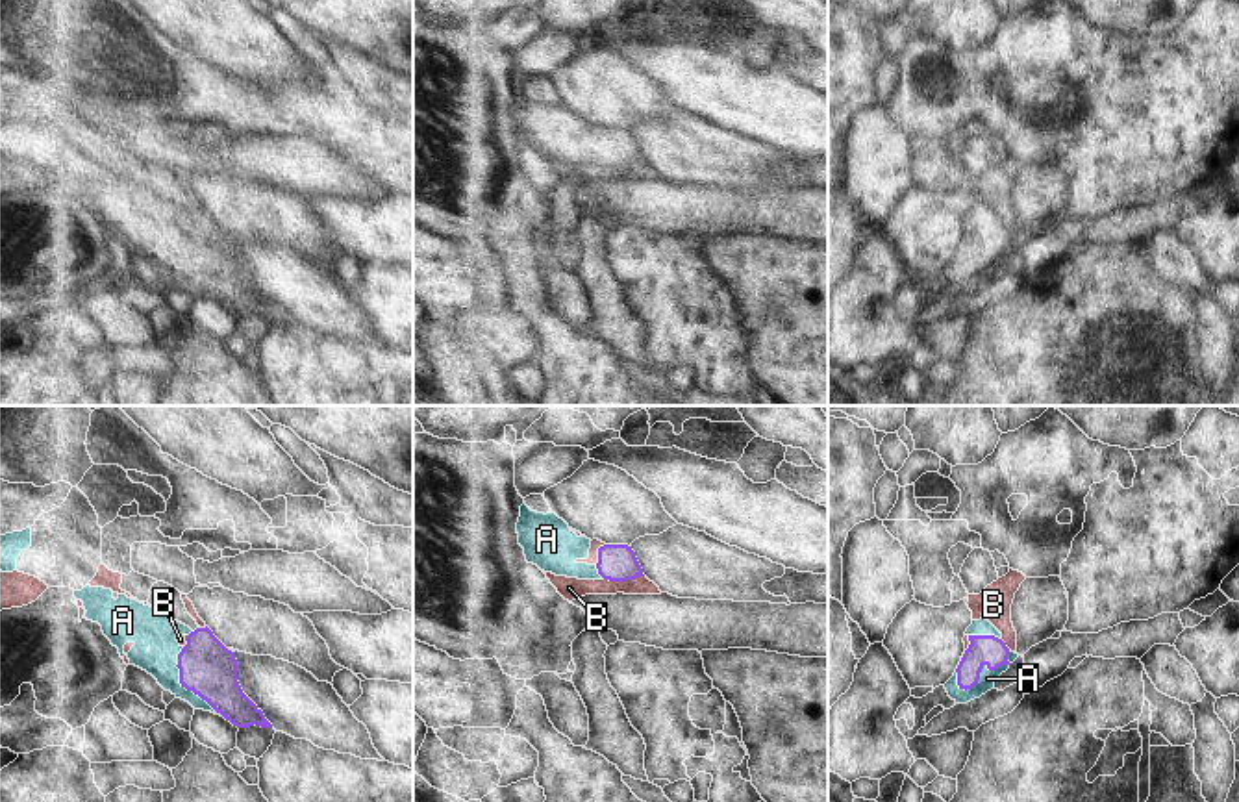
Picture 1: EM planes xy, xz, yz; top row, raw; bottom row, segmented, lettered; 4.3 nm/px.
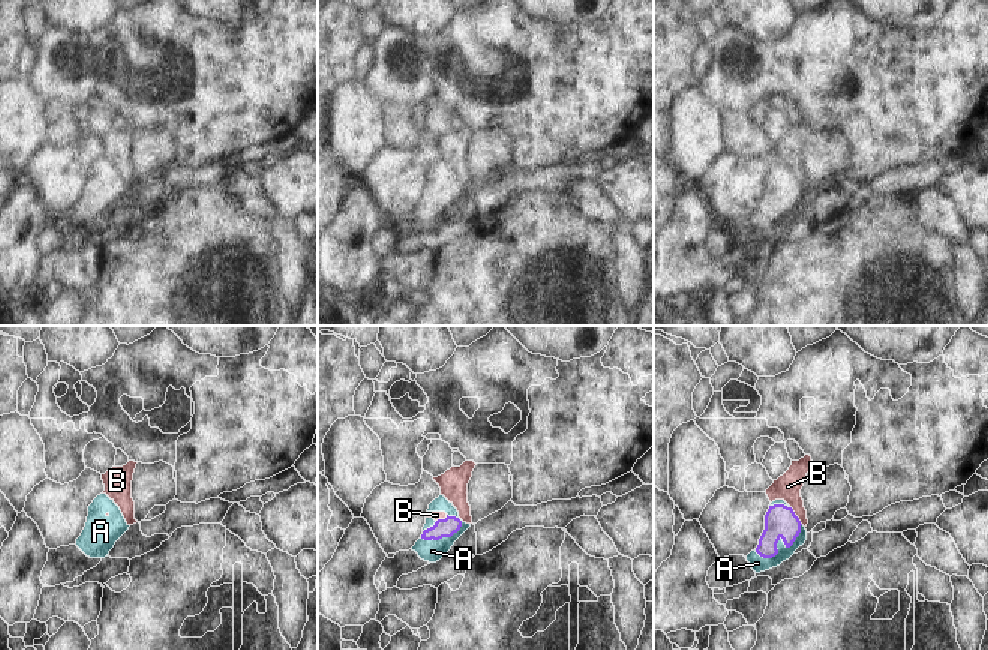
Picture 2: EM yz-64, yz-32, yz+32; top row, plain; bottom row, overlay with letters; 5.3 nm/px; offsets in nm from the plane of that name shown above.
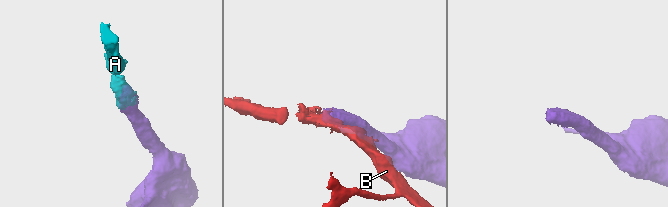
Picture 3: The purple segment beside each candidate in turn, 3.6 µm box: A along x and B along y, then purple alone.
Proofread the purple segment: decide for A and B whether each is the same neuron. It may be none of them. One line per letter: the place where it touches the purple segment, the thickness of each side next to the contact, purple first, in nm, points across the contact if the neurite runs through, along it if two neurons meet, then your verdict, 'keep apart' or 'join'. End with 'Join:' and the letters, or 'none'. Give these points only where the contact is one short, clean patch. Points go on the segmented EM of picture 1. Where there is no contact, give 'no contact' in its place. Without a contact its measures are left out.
A: yz (982, 667) | 130/70 nm | join
B: xz (623, 580) | 160/100 nm | keep apart
Join: A

